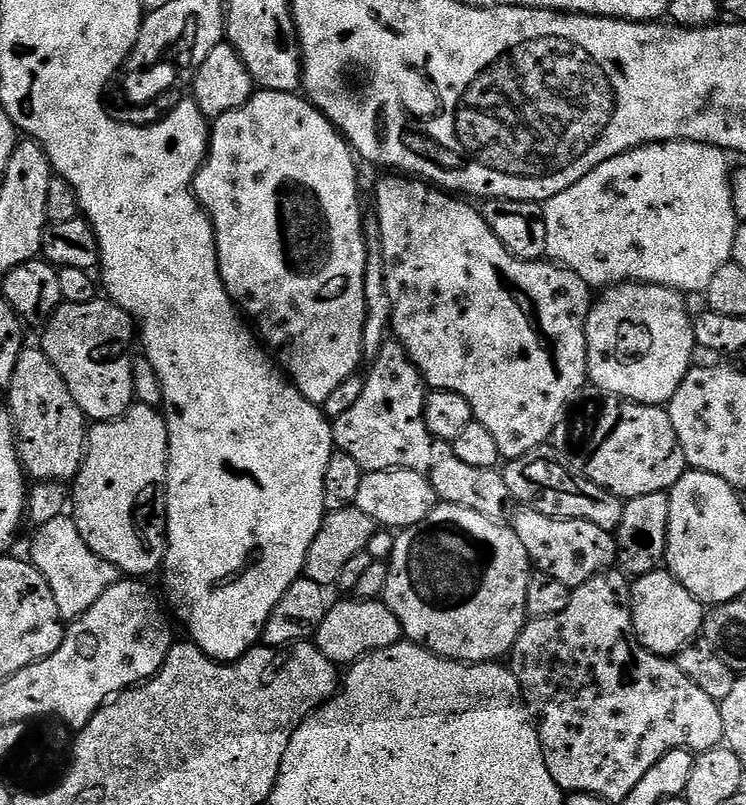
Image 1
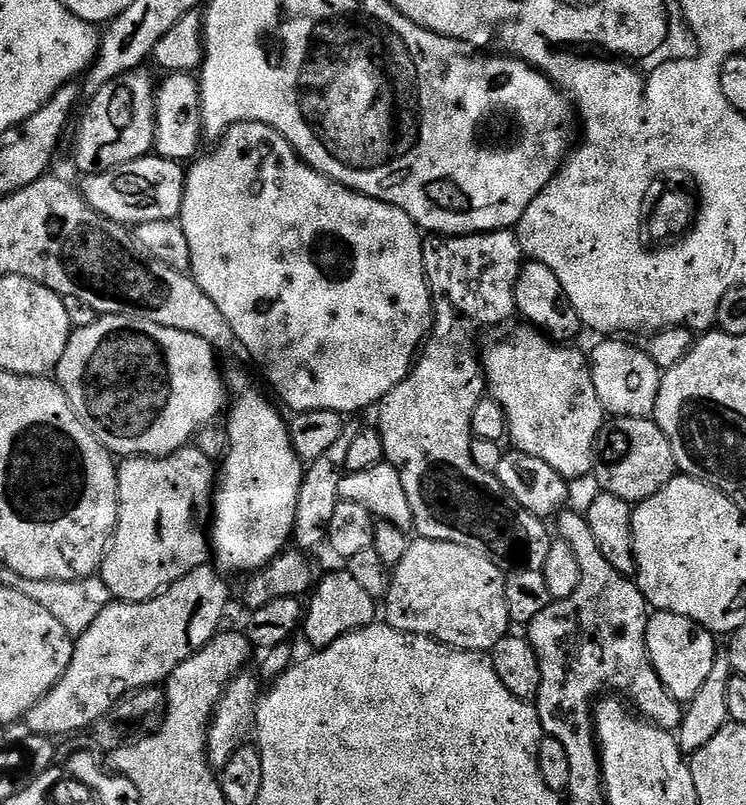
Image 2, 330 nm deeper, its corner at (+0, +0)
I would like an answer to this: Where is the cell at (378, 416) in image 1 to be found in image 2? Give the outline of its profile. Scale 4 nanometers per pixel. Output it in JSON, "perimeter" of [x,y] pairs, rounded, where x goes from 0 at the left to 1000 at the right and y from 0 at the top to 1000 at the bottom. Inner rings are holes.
{"perimeter":[[[686,286],[631,288],[629,293],[575,292],[568,299],[568,344],[574,347],[574,359],[579,361],[579,411],[575,412],[572,422],[568,424],[566,436],[562,439],[560,446],[554,451],[547,467],[534,475],[523,484],[523,489],[517,489],[511,494],[507,503],[507,511],[509,511],[507,535],[509,548],[515,555],[515,570],[519,575],[528,579],[528,584],[534,584],[534,589],[539,594],[539,604],[544,607],[544,619],[550,619],[550,634],[555,639],[552,653],[556,665],[570,671],[609,673],[609,678],[625,678],[625,683],[635,683],[635,688],[646,688],[646,693],[657,693],[657,698],[662,698],[681,711],[728,707],[732,698],[732,688],[737,688],[741,667],[739,665],[735,666],[735,656],[729,652],[733,650],[714,636],[706,636],[694,622],[688,621],[686,615],[673,604],[673,599],[668,599],[662,586],[641,584],[641,579],[635,579],[635,569],[630,569],[630,554],[635,545],[633,539],[635,504],[641,504],[641,499],[650,496],[651,492],[646,437],[642,431],[638,434],[638,421],[642,420],[643,411],[647,407],[665,407],[669,402],[678,401],[685,393],[690,394],[693,391],[689,360],[694,350],[694,340],[704,323],[702,312],[697,309],[697,297],[692,294],[690,287]]]}

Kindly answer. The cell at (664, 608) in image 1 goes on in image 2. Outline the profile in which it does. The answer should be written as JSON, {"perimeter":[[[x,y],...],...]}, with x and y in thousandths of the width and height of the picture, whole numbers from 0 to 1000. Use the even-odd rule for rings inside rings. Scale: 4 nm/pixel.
{"perimeter":[[[875,759],[866,778],[866,807],[877,832],[905,870],[921,872],[941,857],[962,812],[961,791],[924,765]]]}

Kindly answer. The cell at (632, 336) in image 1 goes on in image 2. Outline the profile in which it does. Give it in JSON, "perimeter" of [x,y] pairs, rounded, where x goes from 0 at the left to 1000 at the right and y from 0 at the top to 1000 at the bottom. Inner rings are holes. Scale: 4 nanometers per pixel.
{"perimeter":[[[810,420],[795,437],[791,437],[791,456],[796,484],[807,499],[811,513],[827,517],[873,518],[879,511],[879,491],[885,483],[886,458],[871,450],[862,431],[835,427],[831,420]]]}

